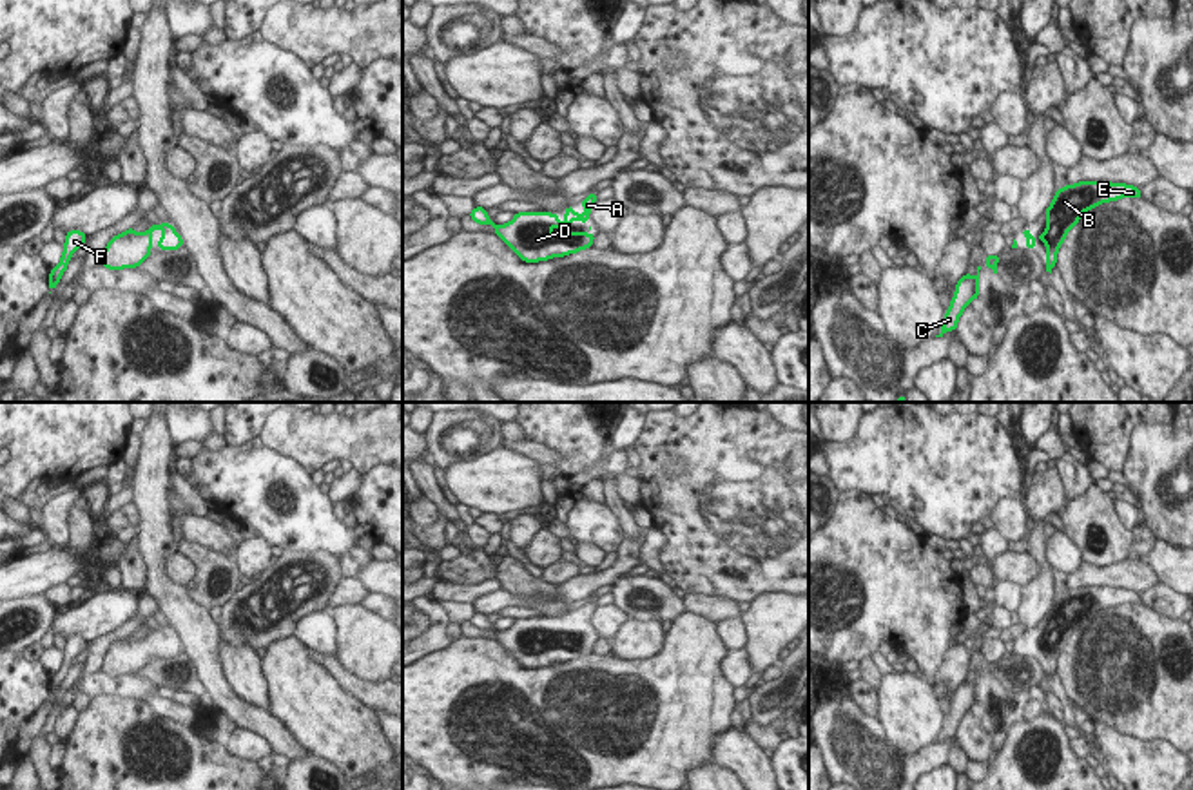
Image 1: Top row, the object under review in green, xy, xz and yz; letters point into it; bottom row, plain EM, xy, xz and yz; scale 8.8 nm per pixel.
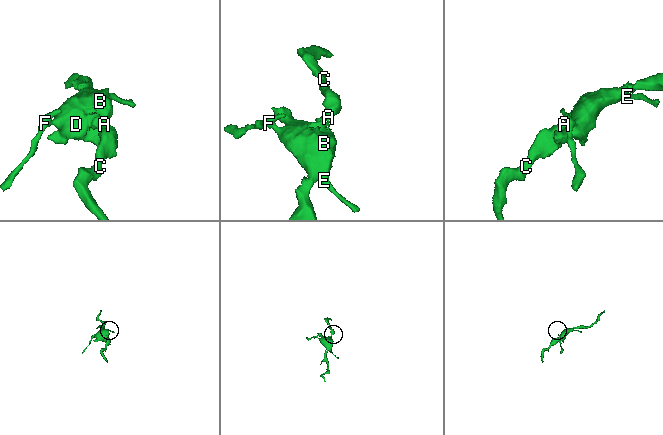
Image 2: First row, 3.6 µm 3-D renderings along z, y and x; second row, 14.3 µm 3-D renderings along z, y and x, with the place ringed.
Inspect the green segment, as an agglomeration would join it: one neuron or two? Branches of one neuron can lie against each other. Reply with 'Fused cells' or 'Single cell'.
Single cell

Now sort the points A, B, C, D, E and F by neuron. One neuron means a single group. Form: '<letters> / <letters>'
A B C D E F

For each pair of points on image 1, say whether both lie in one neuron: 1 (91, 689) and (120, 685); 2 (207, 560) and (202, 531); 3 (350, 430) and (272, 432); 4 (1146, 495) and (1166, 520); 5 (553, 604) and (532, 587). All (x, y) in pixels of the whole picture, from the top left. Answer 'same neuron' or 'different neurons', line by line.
1: same neuron
2: different neurons
3: same neuron
4: same neuron
5: same neuron

